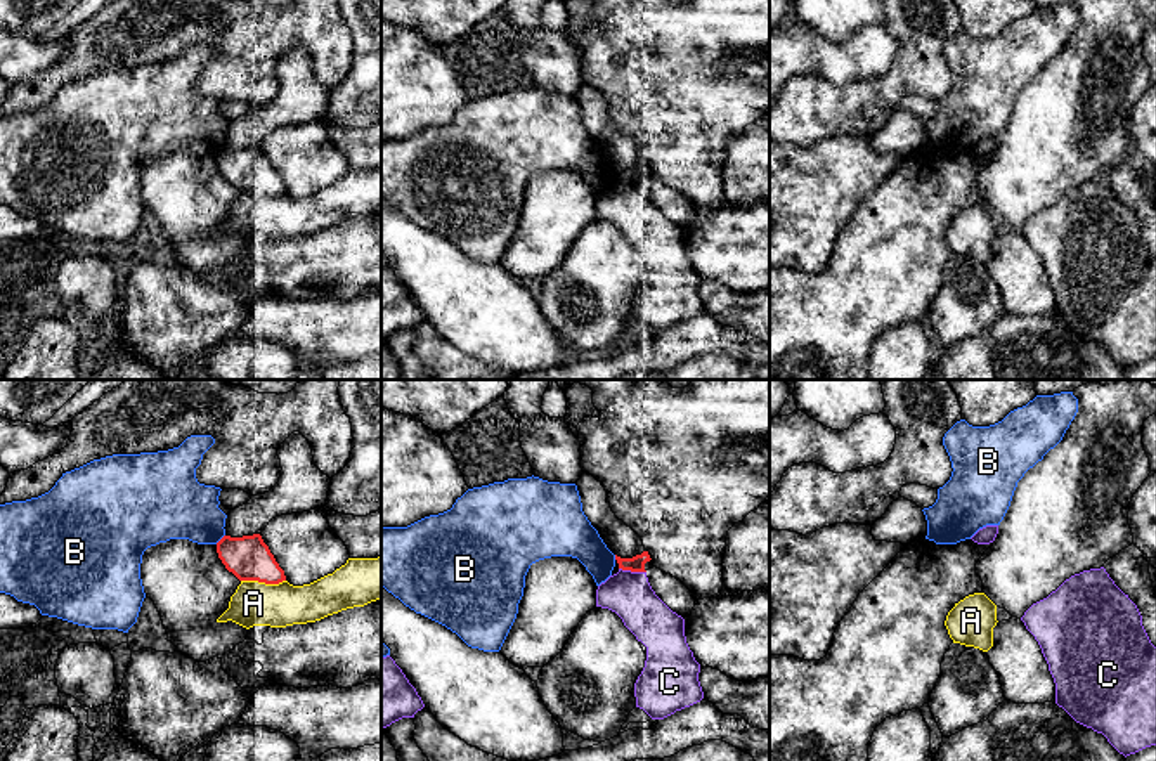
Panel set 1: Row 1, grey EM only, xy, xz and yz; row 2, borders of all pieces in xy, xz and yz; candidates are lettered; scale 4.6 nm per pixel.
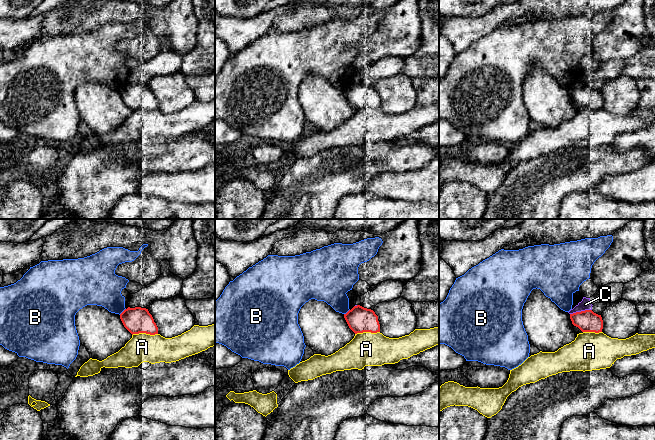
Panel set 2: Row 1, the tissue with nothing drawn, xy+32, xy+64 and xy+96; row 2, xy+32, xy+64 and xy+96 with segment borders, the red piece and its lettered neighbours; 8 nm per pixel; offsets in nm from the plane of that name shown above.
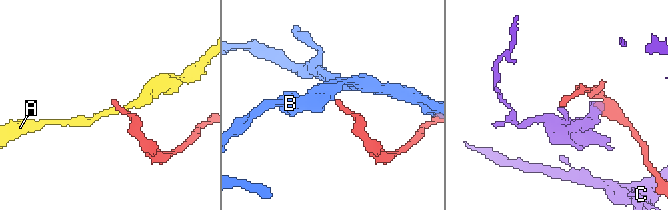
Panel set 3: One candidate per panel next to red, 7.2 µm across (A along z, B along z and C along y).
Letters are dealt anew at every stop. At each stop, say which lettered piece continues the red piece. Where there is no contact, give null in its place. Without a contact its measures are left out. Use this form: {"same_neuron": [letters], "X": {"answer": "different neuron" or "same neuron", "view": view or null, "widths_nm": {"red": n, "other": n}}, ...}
{"same_neuron": [], "A": {"answer": "different neuron", "view": "xy", "widths_nm": {"red": 200, "other": 200}}, "B": {"answer": "different neuron", "view": "xy", "widths_nm": {"red": 200, "other": 300}}, "C": {"answer": "different neuron", "view": "xz", "widths_nm": {"red": 80, "other": 220}}}

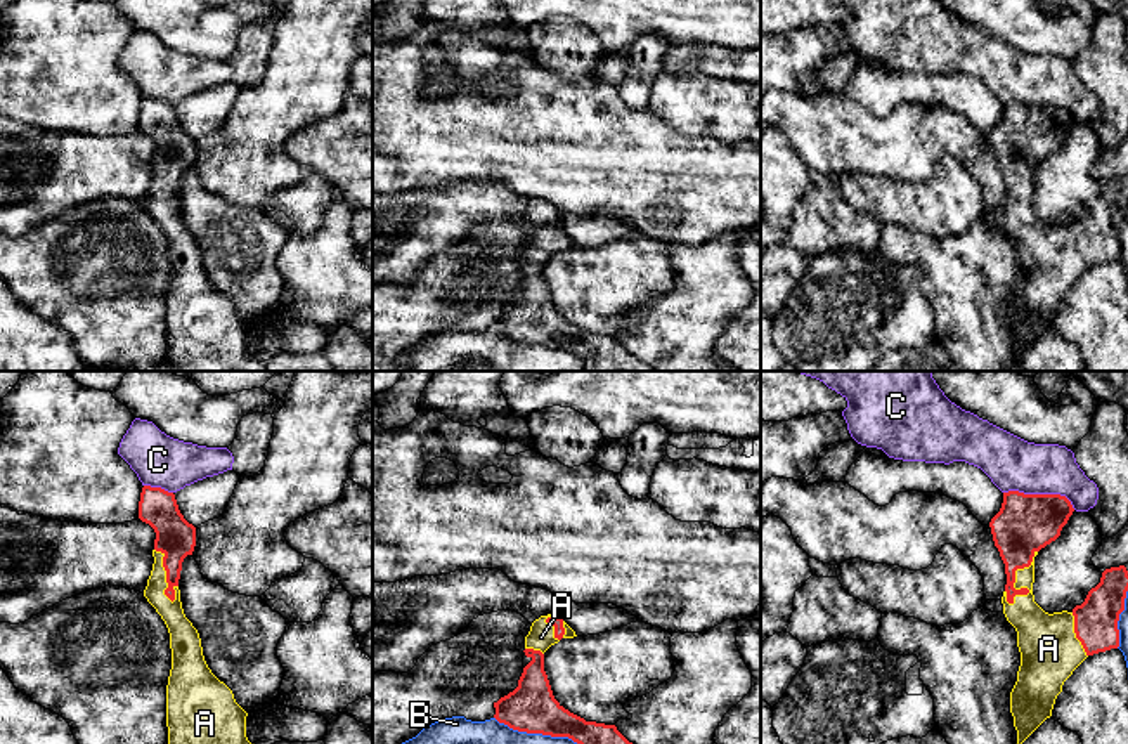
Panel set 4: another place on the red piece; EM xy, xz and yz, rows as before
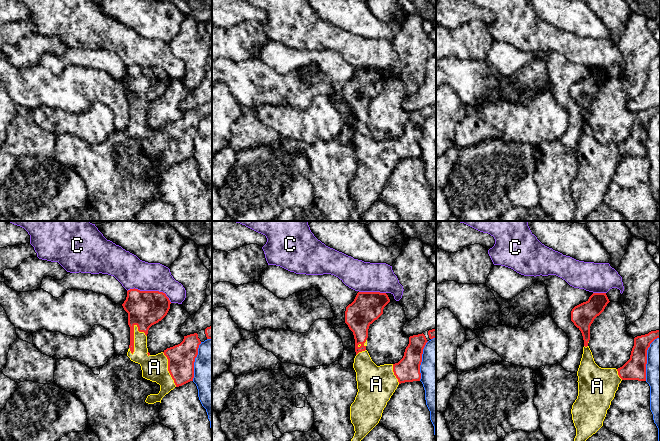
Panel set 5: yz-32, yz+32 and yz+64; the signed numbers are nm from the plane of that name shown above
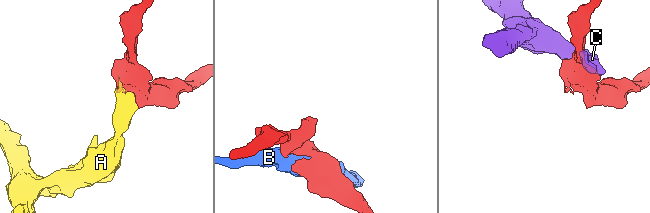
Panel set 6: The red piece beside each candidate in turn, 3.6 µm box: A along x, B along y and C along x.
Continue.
{"same_neuron": ["A"], "A": {"answer": "same neuron", "view": "yz", "widths_nm": {"red": 260, "other": 190}}, "B": {"answer": "different neuron", "view": "yz", "widths_nm": {"red": 200, "other": 50}}, "C": {"answer": "different neuron", "view": "yz", "widths_nm": {"red": 280, "other": 260}}}

